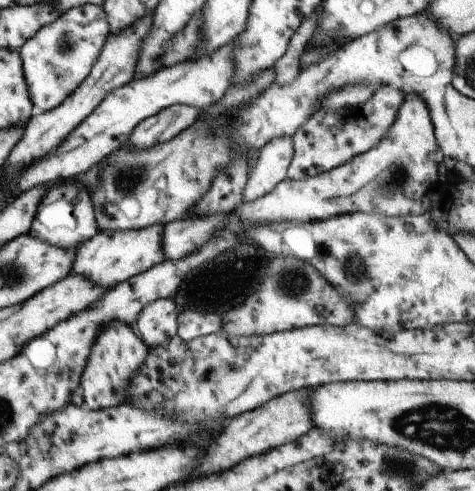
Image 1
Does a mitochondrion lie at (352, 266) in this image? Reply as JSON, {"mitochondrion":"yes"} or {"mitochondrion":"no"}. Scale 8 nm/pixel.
{"mitochondrion":"yes"}

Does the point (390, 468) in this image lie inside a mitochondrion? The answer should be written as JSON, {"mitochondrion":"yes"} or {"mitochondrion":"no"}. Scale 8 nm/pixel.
{"mitochondrion":"yes"}

